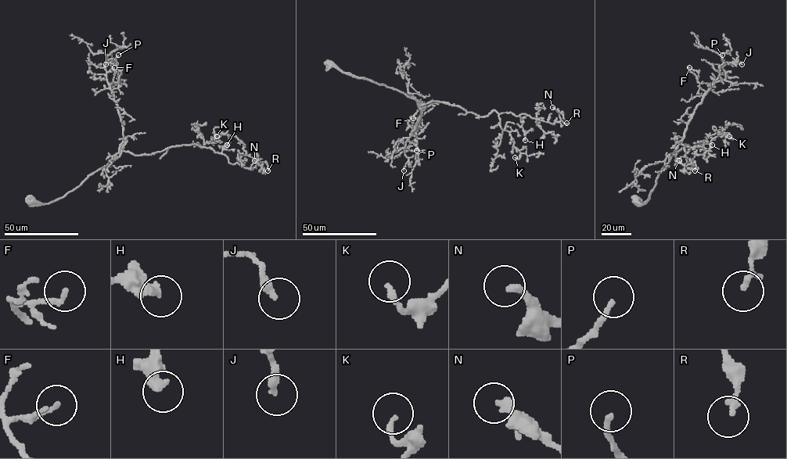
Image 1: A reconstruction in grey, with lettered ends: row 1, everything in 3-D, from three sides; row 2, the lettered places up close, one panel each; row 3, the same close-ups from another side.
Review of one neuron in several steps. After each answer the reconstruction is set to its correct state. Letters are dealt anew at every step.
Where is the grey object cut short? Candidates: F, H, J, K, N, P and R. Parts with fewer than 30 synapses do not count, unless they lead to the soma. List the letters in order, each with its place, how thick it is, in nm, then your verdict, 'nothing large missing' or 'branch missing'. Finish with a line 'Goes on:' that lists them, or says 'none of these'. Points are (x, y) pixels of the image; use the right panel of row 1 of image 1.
F: at (689, 67); 180 nm thick; nothing large missing
H: at (712, 145); 360 nm thick; nothing large missing
J: at (742, 64); 280 nm thick; nothing large missing
K: at (729, 136); 200 nm thick; nothing large missing
N: at (679, 160); 280 nm thick; nothing large missing
P: at (722, 55); 190 nm thick; nothing large missing
R: at (695, 170); 200 nm thick; nothing large missing
Goes on: none of these

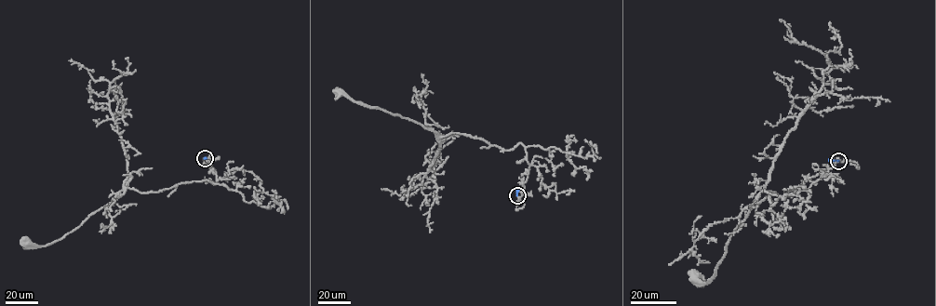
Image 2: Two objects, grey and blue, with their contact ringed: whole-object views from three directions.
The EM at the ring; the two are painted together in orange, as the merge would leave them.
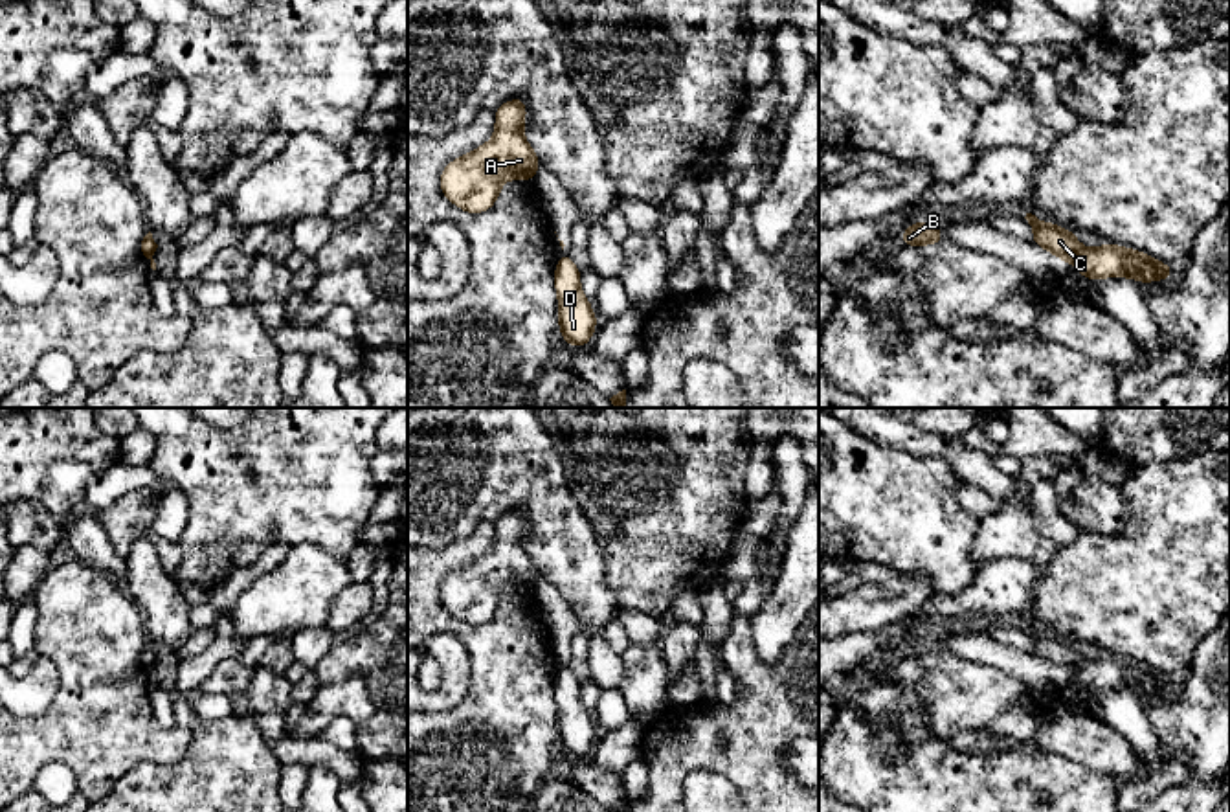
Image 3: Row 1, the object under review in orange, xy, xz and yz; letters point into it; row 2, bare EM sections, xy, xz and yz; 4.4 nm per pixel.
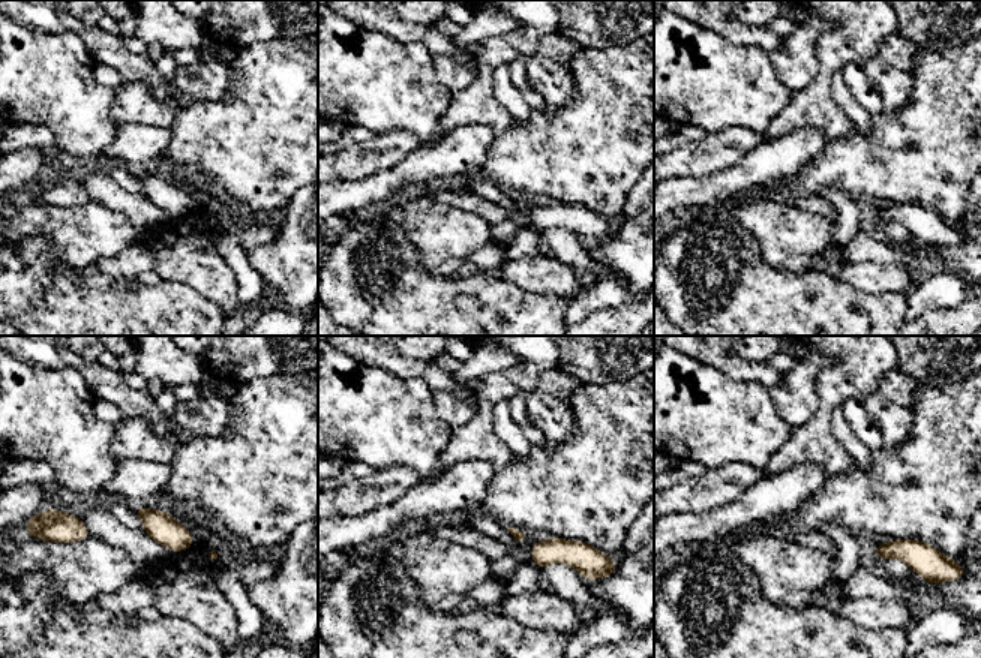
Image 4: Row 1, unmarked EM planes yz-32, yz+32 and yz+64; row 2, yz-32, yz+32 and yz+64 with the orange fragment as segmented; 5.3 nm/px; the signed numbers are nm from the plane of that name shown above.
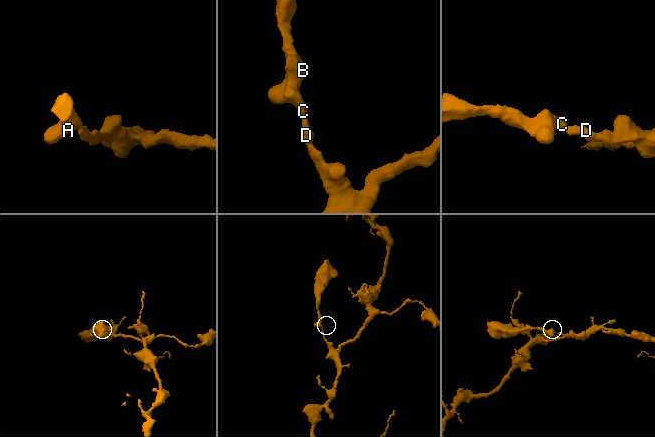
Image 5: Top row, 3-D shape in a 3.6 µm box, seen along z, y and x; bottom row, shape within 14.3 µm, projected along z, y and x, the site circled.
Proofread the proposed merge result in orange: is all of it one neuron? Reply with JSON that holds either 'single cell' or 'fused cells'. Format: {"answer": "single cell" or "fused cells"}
{"answer": "fused cells"}

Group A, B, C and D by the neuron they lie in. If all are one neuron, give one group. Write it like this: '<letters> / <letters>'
A B C / D

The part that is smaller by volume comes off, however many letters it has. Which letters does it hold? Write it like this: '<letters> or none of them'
A, B, C

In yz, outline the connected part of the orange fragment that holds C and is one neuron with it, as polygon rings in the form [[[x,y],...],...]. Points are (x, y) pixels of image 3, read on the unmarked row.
[[[1026,625],[1024,630],[1034,639],[1034,656],[1048,661],[1052,667],[1057,667],[1063,674],[1072,674],[1079,667],[1083,658],[1078,654],[1074,643],[1057,636],[1043,634],[1032,625]]]

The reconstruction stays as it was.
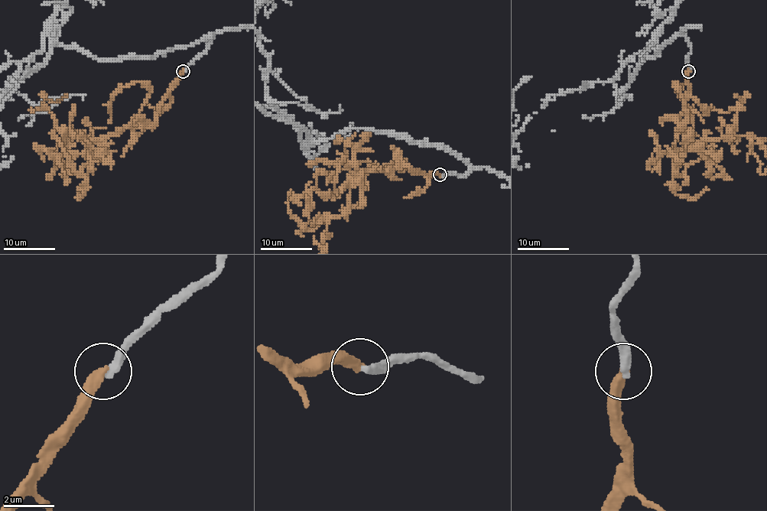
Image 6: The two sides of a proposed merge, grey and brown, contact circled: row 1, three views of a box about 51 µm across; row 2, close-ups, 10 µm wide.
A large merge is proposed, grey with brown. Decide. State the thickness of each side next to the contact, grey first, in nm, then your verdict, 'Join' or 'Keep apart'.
Thickness 320 nm (grey) against 420 nm. Keep apart

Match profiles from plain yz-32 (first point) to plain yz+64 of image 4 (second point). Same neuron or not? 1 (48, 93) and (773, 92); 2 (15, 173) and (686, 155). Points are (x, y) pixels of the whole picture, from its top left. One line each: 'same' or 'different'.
1: same
2: same

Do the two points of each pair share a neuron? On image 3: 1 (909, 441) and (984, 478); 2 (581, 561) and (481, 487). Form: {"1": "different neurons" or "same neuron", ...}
{"1": "same neuron", "2": "same neuron"}

